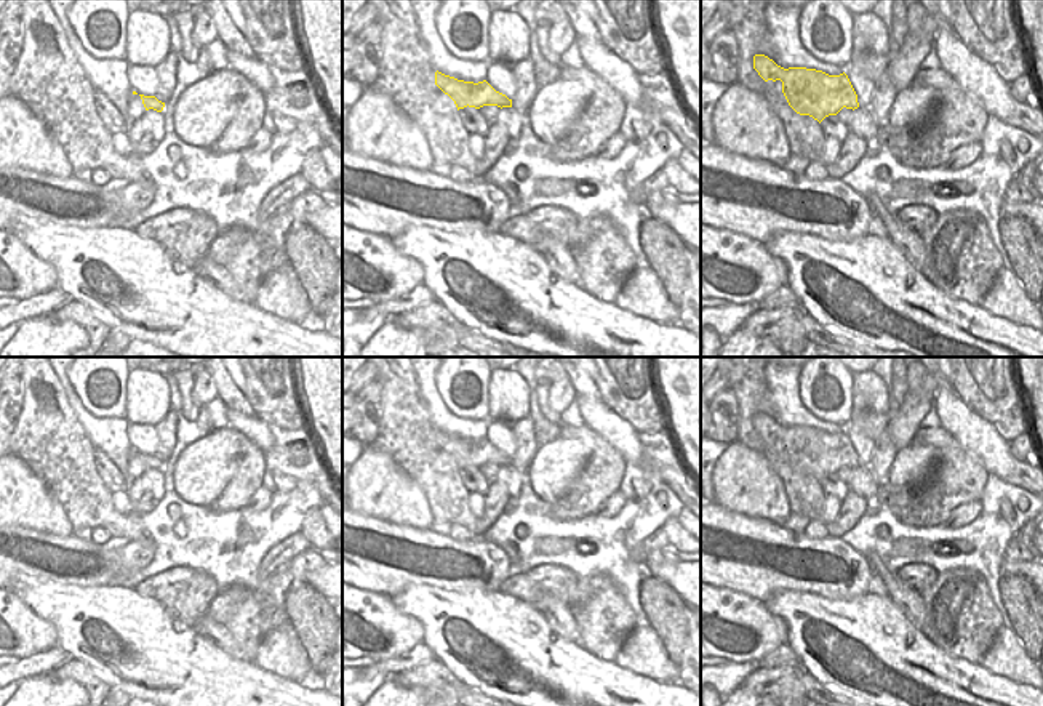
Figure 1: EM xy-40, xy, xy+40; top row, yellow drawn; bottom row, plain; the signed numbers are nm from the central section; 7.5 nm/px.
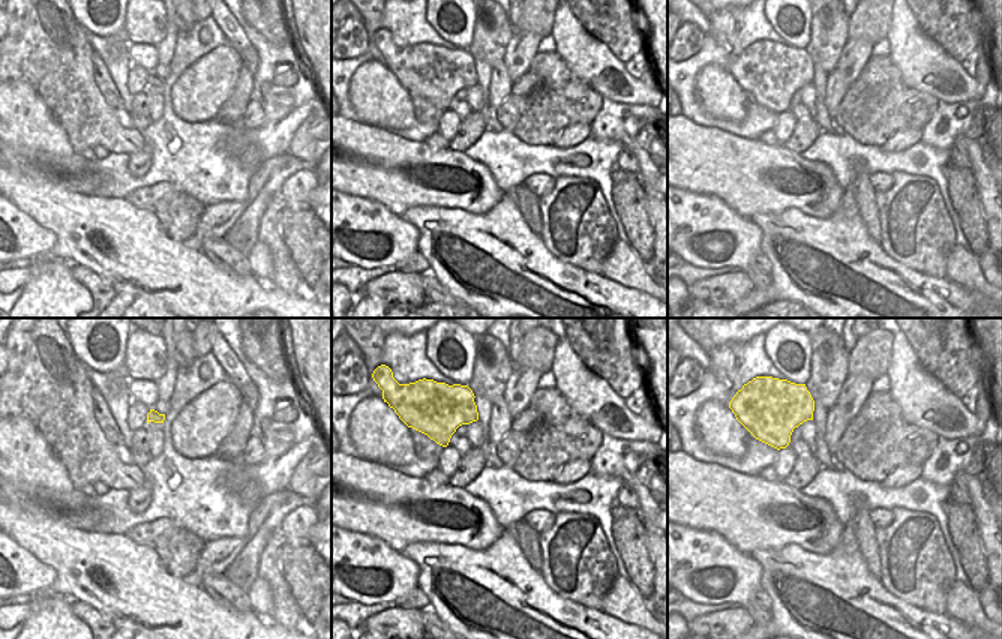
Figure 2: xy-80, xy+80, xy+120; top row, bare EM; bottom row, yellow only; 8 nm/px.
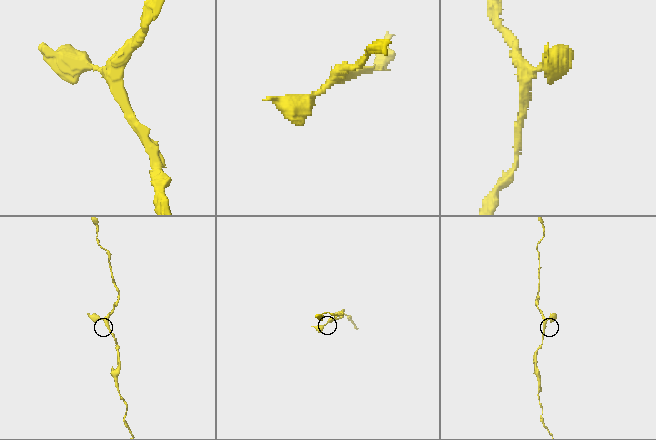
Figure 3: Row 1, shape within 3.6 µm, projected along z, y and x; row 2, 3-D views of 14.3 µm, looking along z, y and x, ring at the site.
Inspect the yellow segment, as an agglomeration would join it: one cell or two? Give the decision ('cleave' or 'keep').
keep

